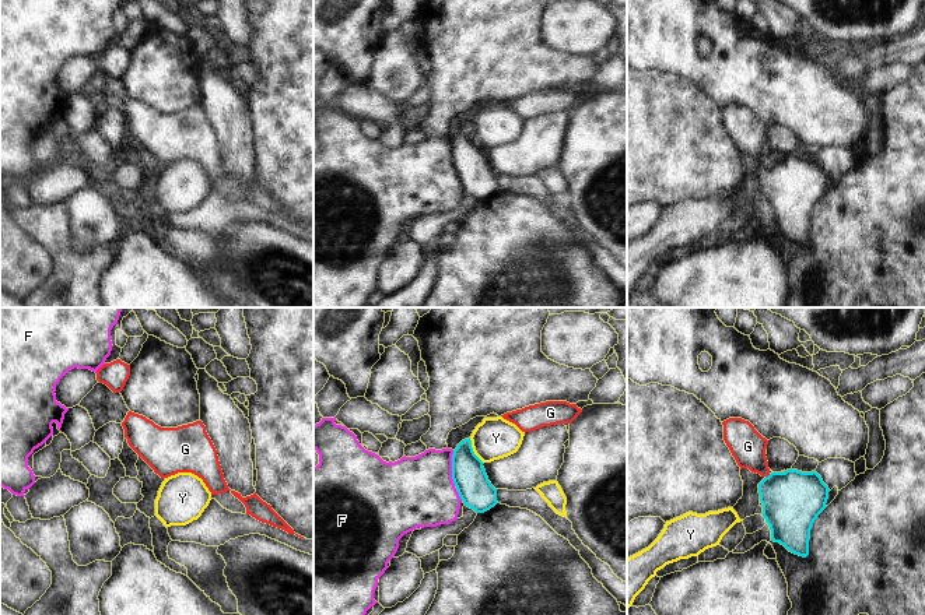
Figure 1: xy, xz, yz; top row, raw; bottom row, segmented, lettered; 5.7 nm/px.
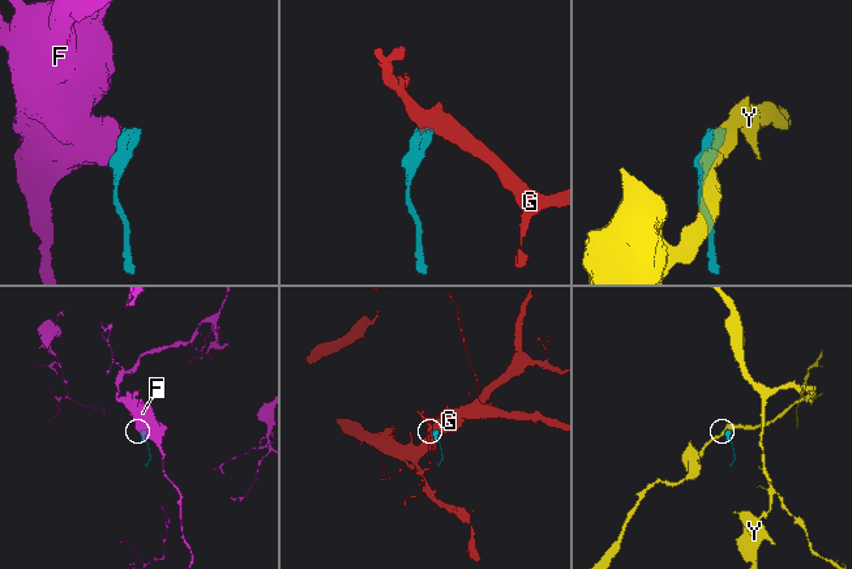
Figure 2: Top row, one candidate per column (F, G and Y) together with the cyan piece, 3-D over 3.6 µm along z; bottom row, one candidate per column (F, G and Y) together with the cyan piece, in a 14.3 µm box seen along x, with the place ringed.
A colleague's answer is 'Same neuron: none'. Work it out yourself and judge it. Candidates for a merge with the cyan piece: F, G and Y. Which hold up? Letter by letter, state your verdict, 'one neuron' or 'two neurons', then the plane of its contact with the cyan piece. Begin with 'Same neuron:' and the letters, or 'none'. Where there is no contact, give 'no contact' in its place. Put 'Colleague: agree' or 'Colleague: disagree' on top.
Colleague: disagree
Same neuron: G
F: two neurons; meets cyan in xz
G: one neuron; meets cyan in yz
Y: two neurons; meets cyan in xz

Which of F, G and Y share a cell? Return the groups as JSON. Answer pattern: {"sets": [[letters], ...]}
{"sets": [["F"], ["G"], ["Y"]]}

